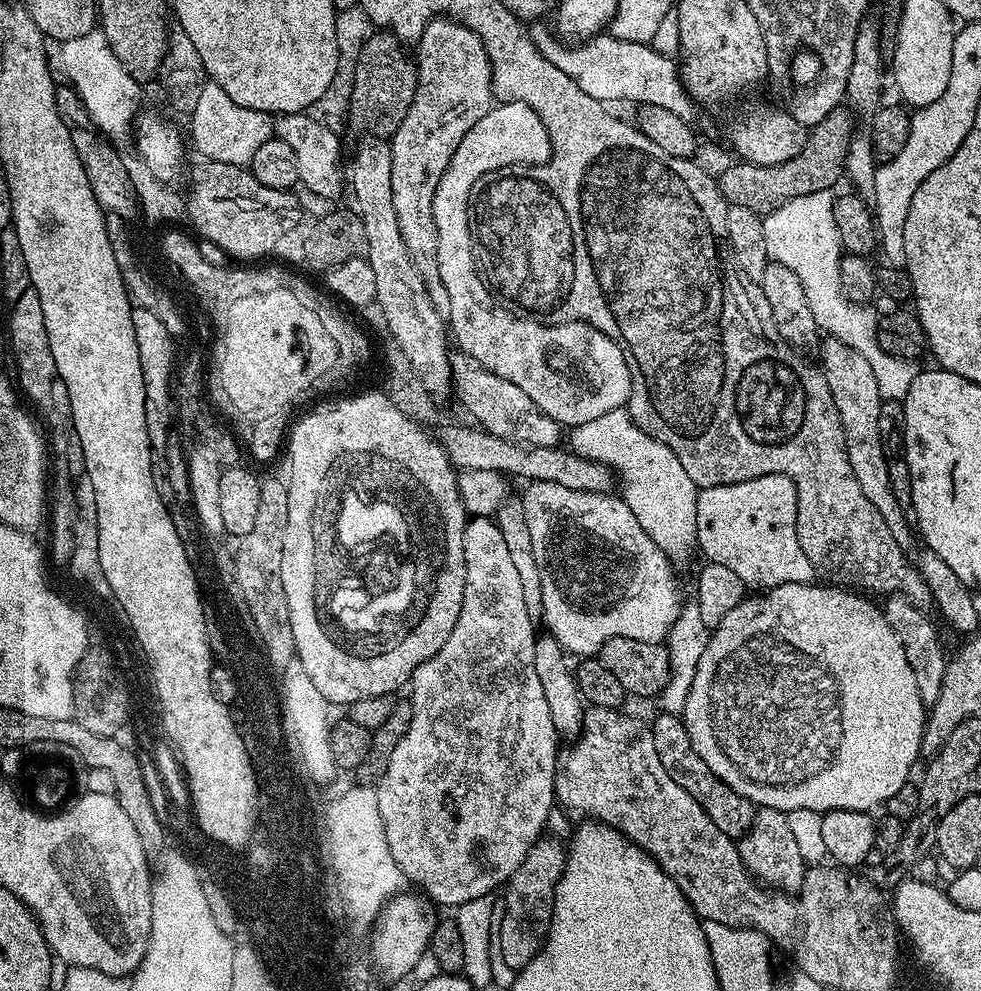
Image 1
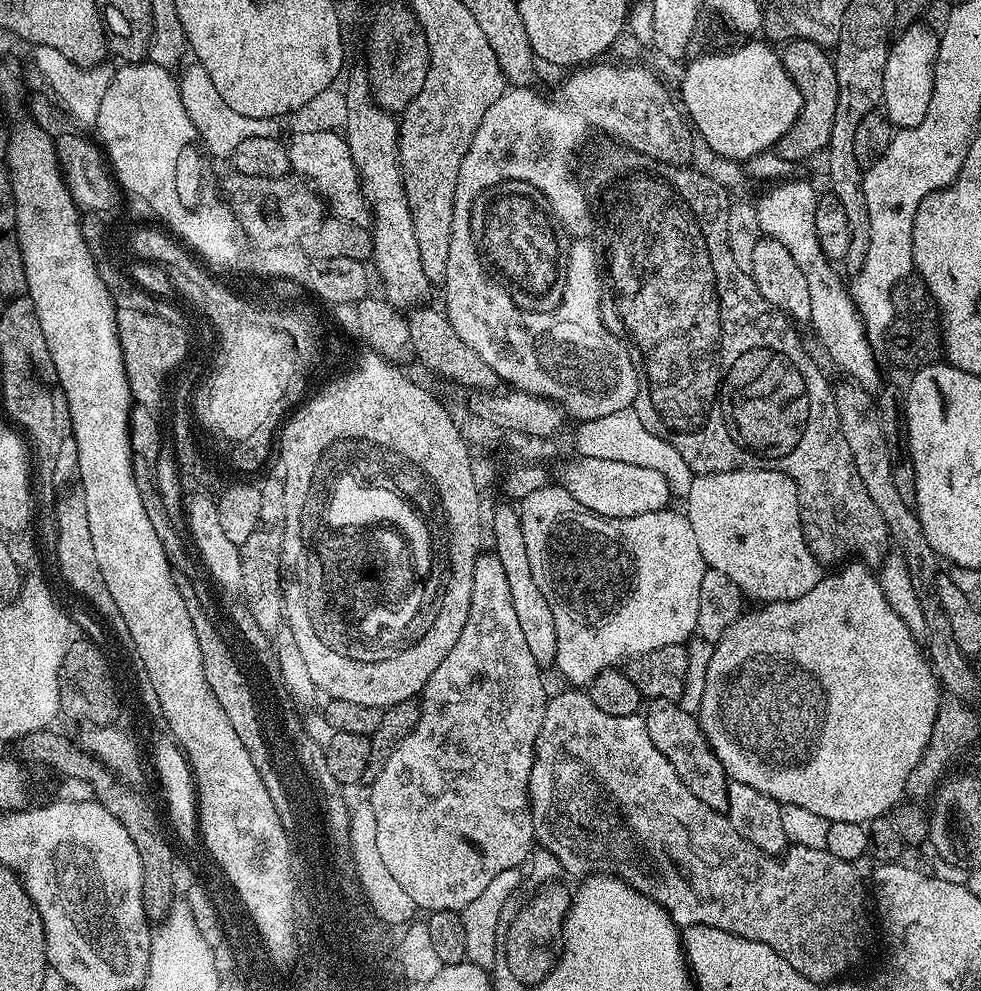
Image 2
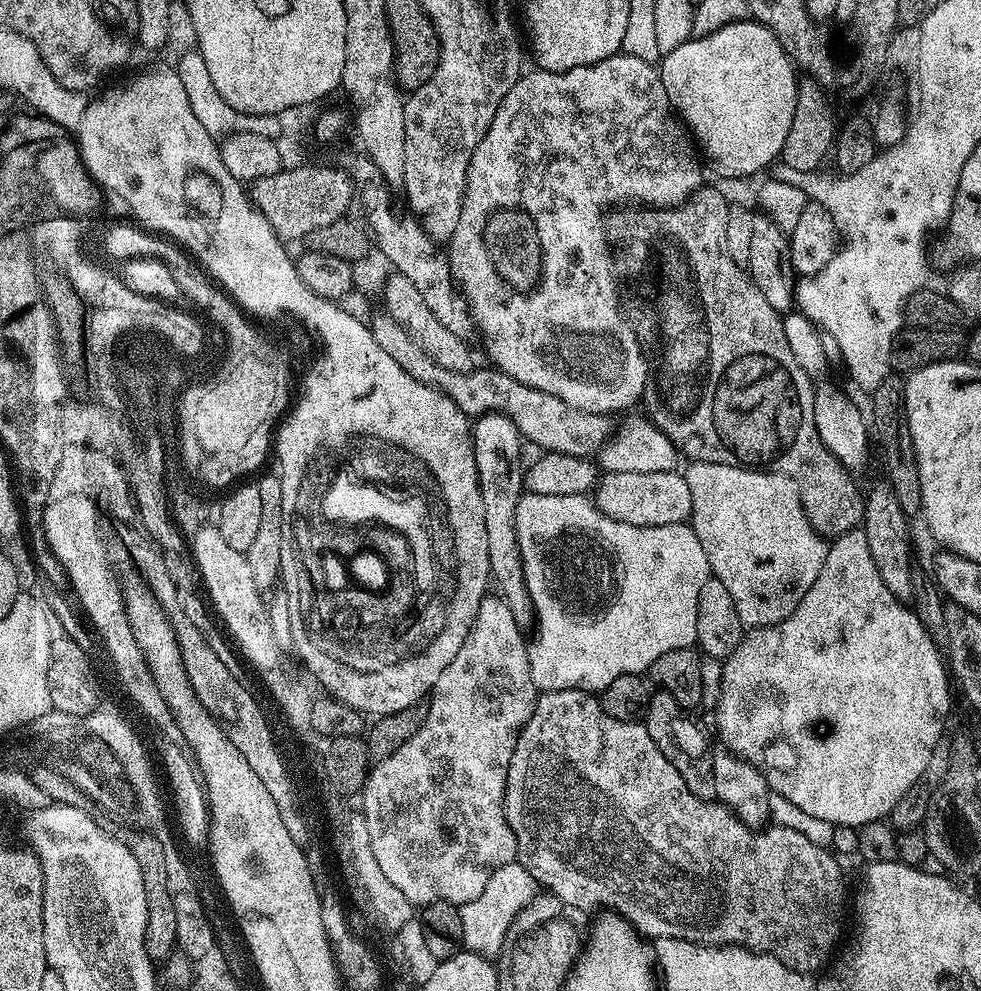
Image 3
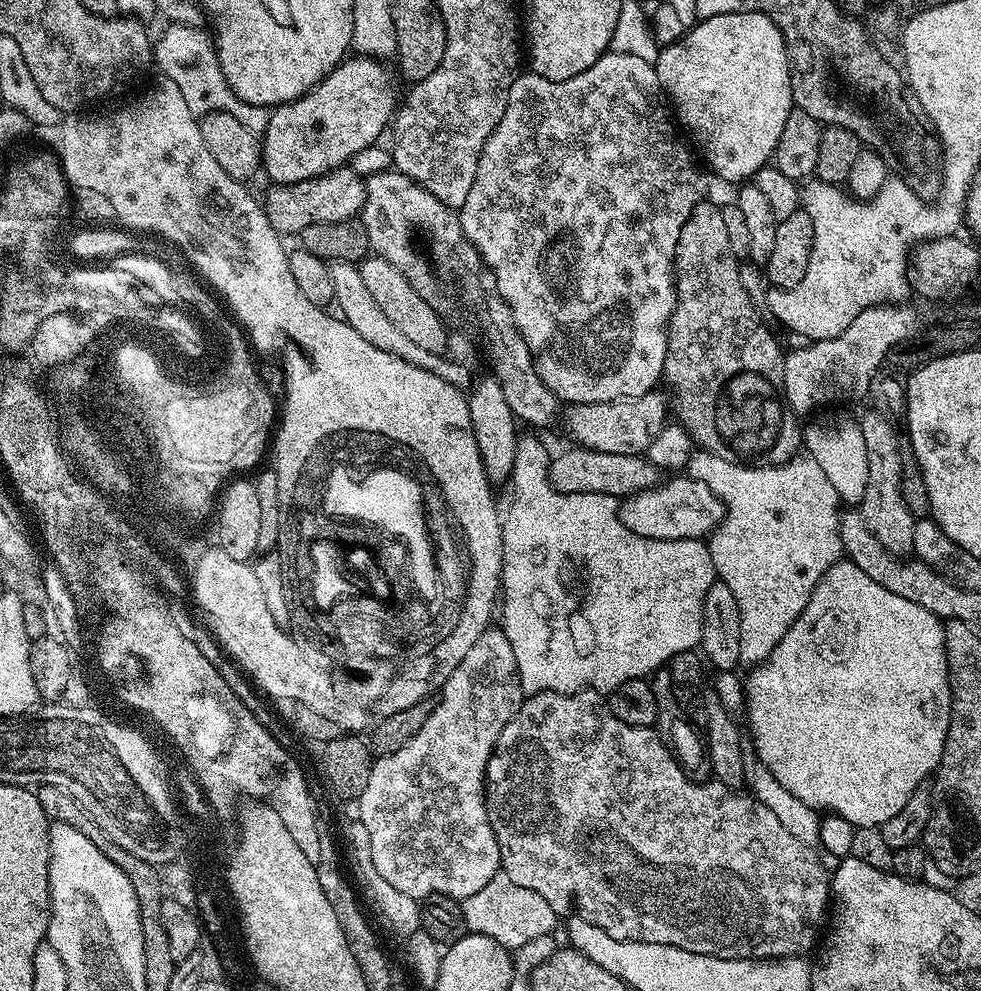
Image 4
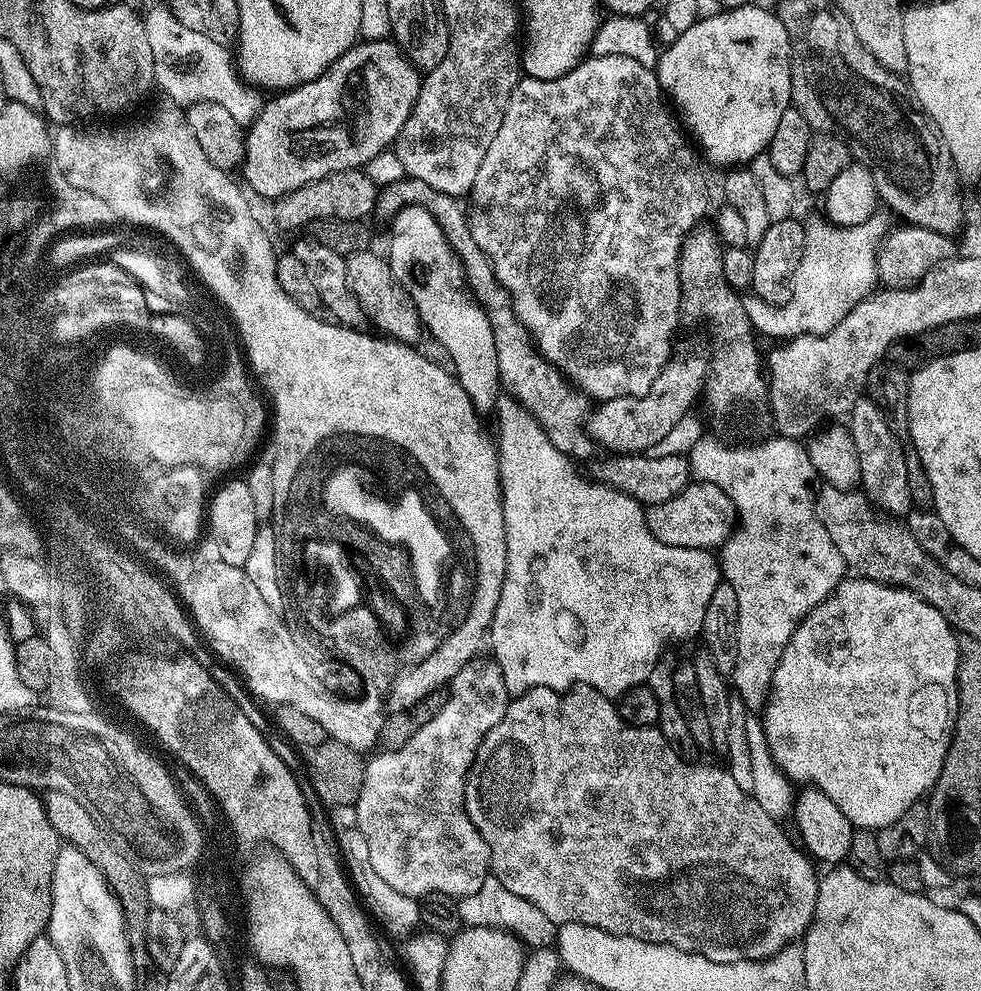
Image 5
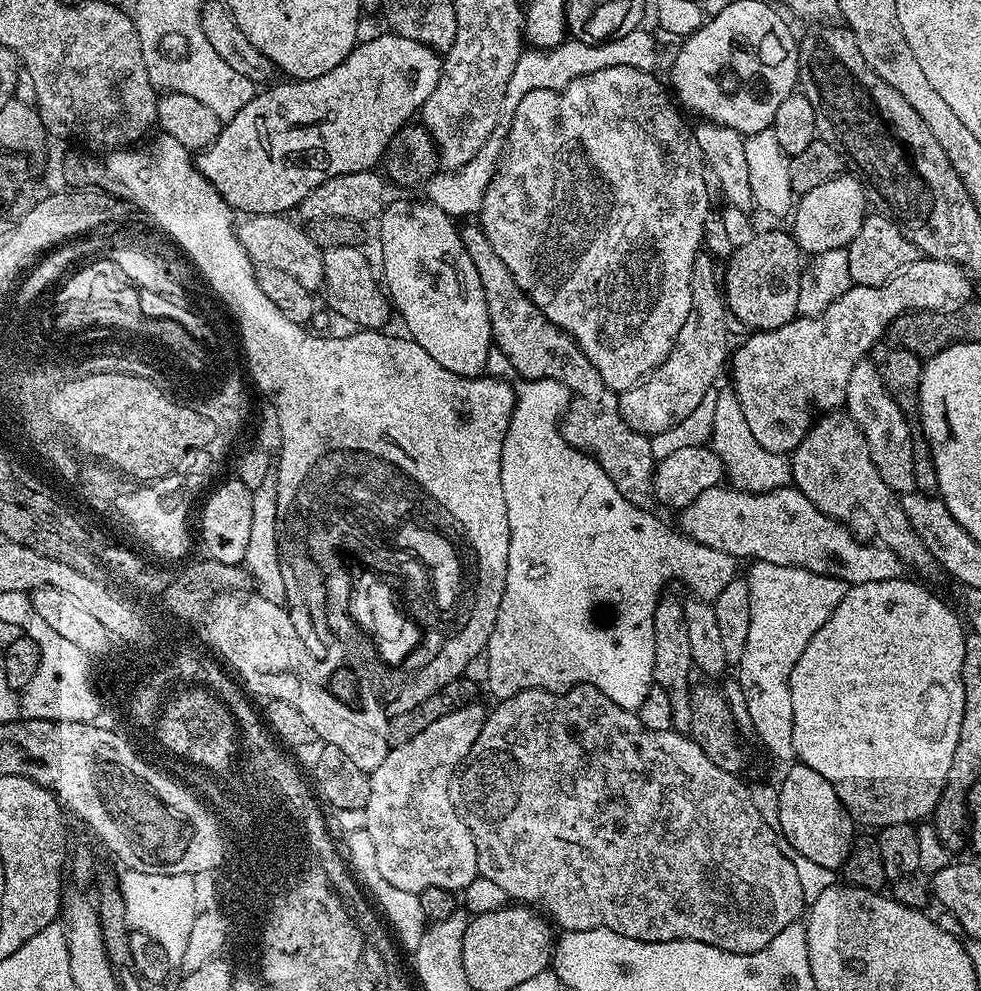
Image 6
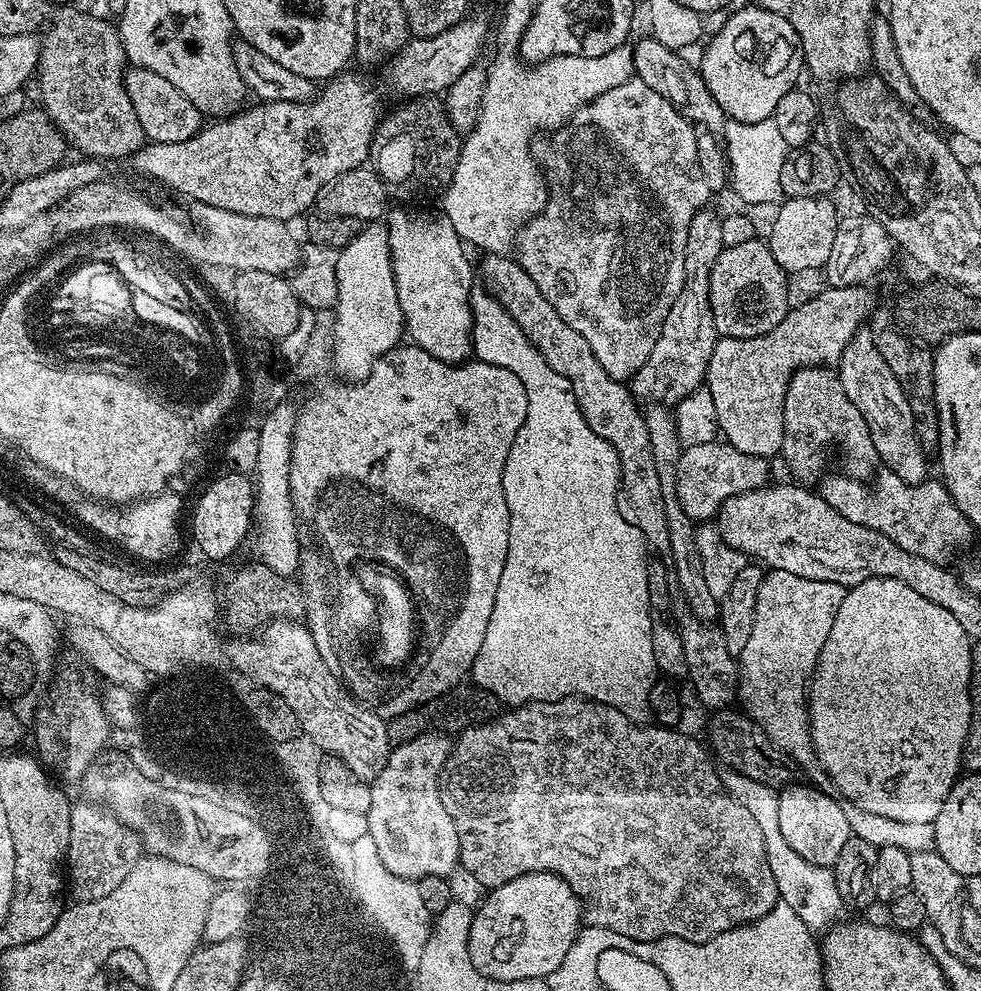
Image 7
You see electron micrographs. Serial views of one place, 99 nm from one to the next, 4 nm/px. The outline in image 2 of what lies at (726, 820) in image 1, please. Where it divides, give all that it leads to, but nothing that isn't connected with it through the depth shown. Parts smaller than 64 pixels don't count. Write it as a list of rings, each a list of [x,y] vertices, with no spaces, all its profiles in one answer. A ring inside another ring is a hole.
[[[666,698],[648,700],[646,704],[646,730],[650,734],[650,742],[662,750],[662,758],[674,766],[678,778],[698,798],[698,802],[706,802],[716,812],[724,812],[728,806],[728,785],[730,783],[724,775],[722,762],[712,753],[712,748],[708,744],[708,739],[704,736],[700,728],[699,719],[695,715],[688,713],[689,709],[685,705]]]

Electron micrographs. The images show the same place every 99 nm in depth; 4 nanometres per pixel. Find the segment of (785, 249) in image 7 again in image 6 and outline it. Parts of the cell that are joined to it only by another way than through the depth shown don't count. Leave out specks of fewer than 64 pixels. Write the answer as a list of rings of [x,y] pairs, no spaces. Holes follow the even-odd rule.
[[[850,172],[840,173],[830,182],[824,182],[803,193],[792,214],[792,233],[801,251],[817,256],[826,250],[845,249],[851,244],[868,215],[866,194],[868,195],[868,190],[865,183],[857,175],[850,175]]]

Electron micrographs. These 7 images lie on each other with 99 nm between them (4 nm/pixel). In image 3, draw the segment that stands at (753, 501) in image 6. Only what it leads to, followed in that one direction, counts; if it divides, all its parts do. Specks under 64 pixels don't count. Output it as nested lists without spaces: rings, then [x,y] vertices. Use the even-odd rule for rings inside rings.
[[[610,472],[599,477],[594,503],[610,518],[630,526],[683,524],[692,515],[690,486],[675,472]]]

